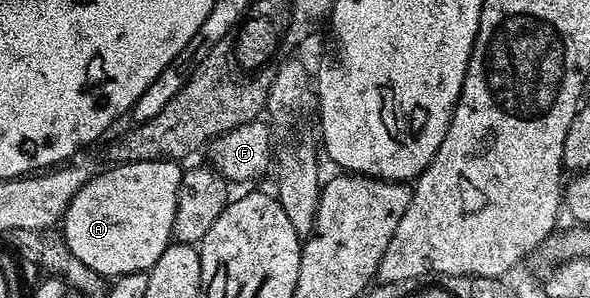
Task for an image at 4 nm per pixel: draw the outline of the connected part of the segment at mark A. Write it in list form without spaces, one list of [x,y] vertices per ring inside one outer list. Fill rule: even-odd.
[[[173,160],[122,162],[94,173],[65,209],[63,237],[75,260],[109,280],[150,270],[174,237],[183,173],[177,166]]]

